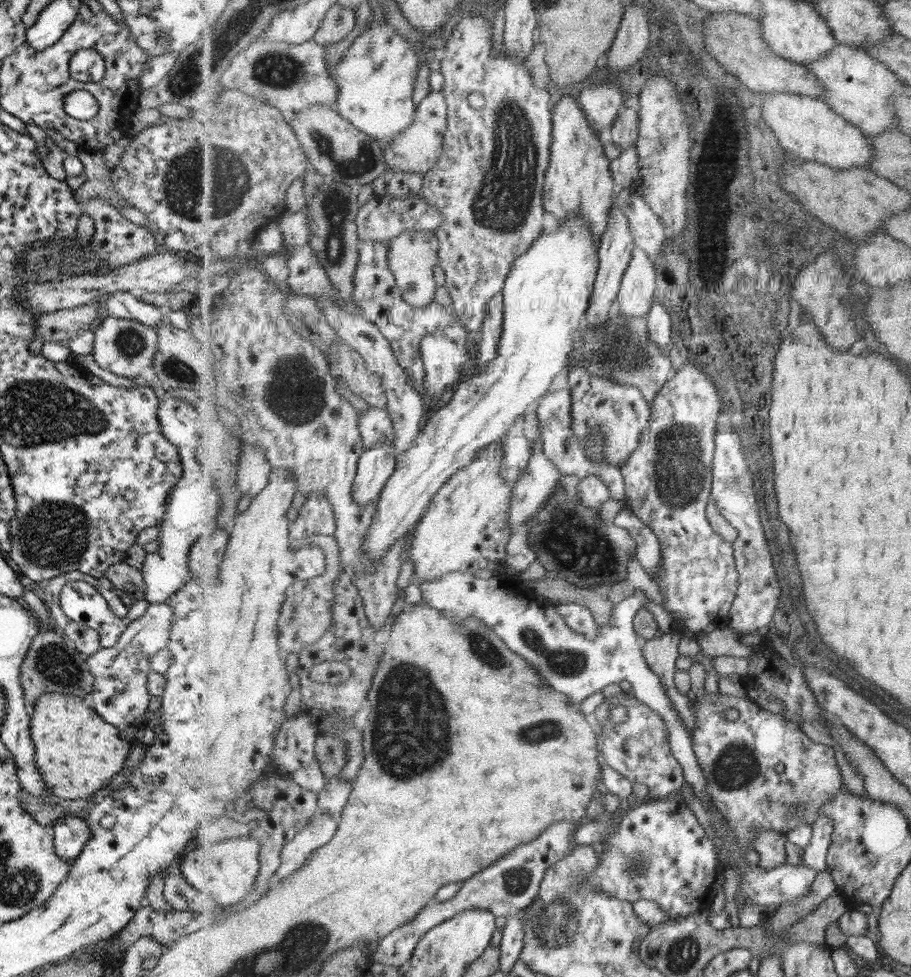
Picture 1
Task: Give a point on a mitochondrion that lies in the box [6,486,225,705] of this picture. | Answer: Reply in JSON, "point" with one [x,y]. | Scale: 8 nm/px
{"point":[54,534]}

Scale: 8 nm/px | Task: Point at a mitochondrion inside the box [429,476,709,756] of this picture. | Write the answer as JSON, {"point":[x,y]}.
{"point":[596,560]}

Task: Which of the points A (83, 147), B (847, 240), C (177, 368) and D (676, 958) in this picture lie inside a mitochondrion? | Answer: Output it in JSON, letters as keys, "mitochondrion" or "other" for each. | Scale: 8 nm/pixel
{"A":"other","B":"other","C":"mitochondrion","D":"mitochondrion"}

